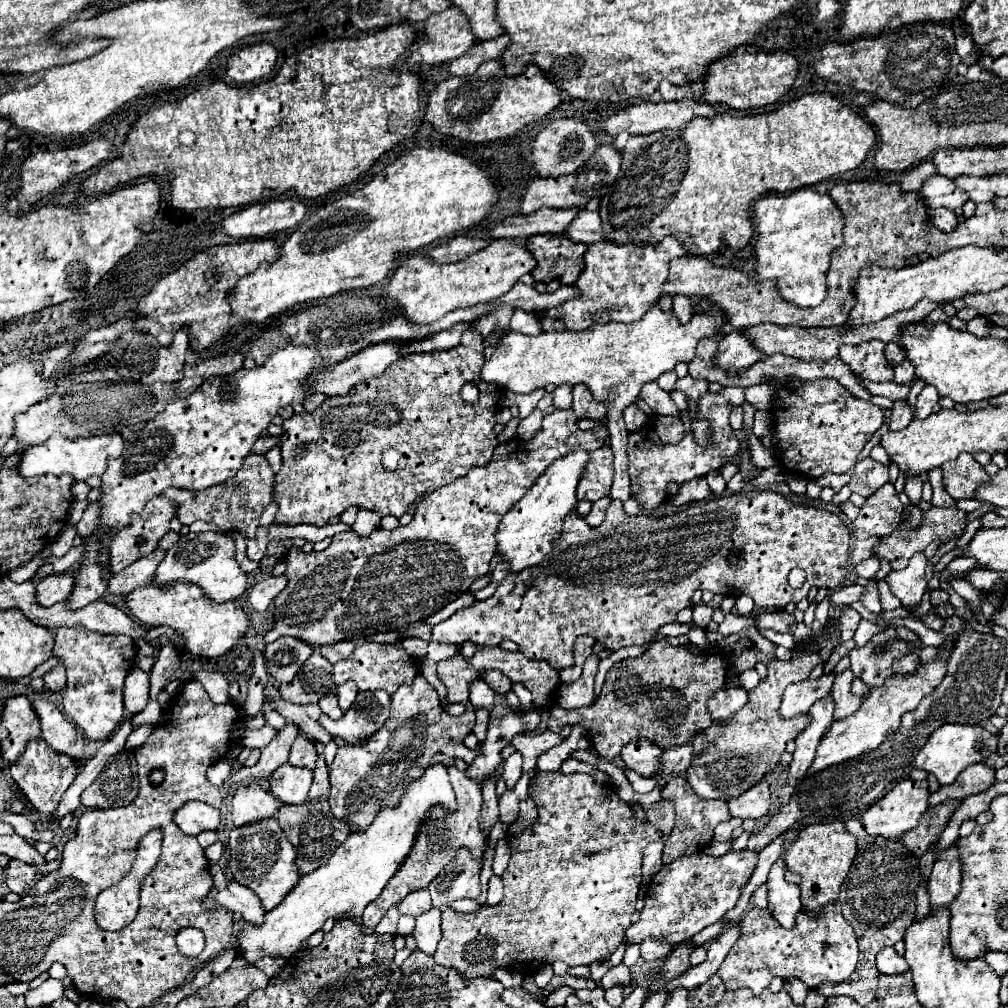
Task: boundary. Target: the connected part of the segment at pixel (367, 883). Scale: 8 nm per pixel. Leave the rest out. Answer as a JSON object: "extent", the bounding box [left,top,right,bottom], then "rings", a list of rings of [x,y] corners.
{"extent":[236,764,456,964],"rings":[[[442,764],[430,766],[422,774],[422,778],[418,778],[406,790],[396,808],[382,808],[364,834],[350,834],[348,840],[334,852],[334,856],[324,866],[304,876],[296,884],[296,888],[292,888],[292,892],[284,896],[280,906],[264,914],[262,924],[244,926],[236,936],[238,958],[242,958],[246,964],[256,964],[266,956],[290,958],[302,948],[302,942],[312,932],[320,930],[328,918],[336,918],[340,914],[352,914],[363,927],[362,912],[366,904],[378,898],[384,884],[392,878],[396,868],[408,856],[418,826],[424,820],[426,810],[434,804],[442,804],[450,810],[456,808],[454,790],[450,786],[446,766]]]}

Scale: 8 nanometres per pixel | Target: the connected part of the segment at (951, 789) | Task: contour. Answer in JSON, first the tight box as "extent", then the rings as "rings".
{"extent":[930,764,996,806],"rings":[[[972,764],[959,774],[950,786],[940,786],[938,792],[930,794],[930,806],[936,806],[950,798],[966,798],[976,792],[988,790],[996,782],[996,772],[986,764]]]}

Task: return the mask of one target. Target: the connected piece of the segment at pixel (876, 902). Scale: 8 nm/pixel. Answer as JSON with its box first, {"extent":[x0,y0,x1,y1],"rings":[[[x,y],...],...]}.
{"extent":[816,836,924,1004],"rings":[[[878,836],[872,844],[858,850],[838,896],[842,916],[850,922],[858,938],[858,964],[846,982],[823,982],[820,988],[816,988],[818,994],[826,998],[839,995],[852,996],[860,1004],[872,1002],[880,975],[875,964],[876,954],[902,940],[906,928],[914,922],[916,888],[920,886],[922,880],[924,878],[918,858],[912,856],[908,848],[904,848],[902,840],[888,840]]]}

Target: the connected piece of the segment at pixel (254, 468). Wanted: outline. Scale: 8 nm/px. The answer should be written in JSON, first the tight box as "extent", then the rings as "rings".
{"extent":[164,452,274,538],"rings":[[[250,452],[240,466],[240,472],[232,480],[206,488],[204,492],[170,488],[168,492],[164,492],[164,496],[178,506],[178,520],[182,524],[192,524],[200,518],[222,530],[232,530],[246,534],[246,538],[254,538],[256,528],[260,526],[260,514],[272,502],[274,496],[274,472],[264,454]]]}

